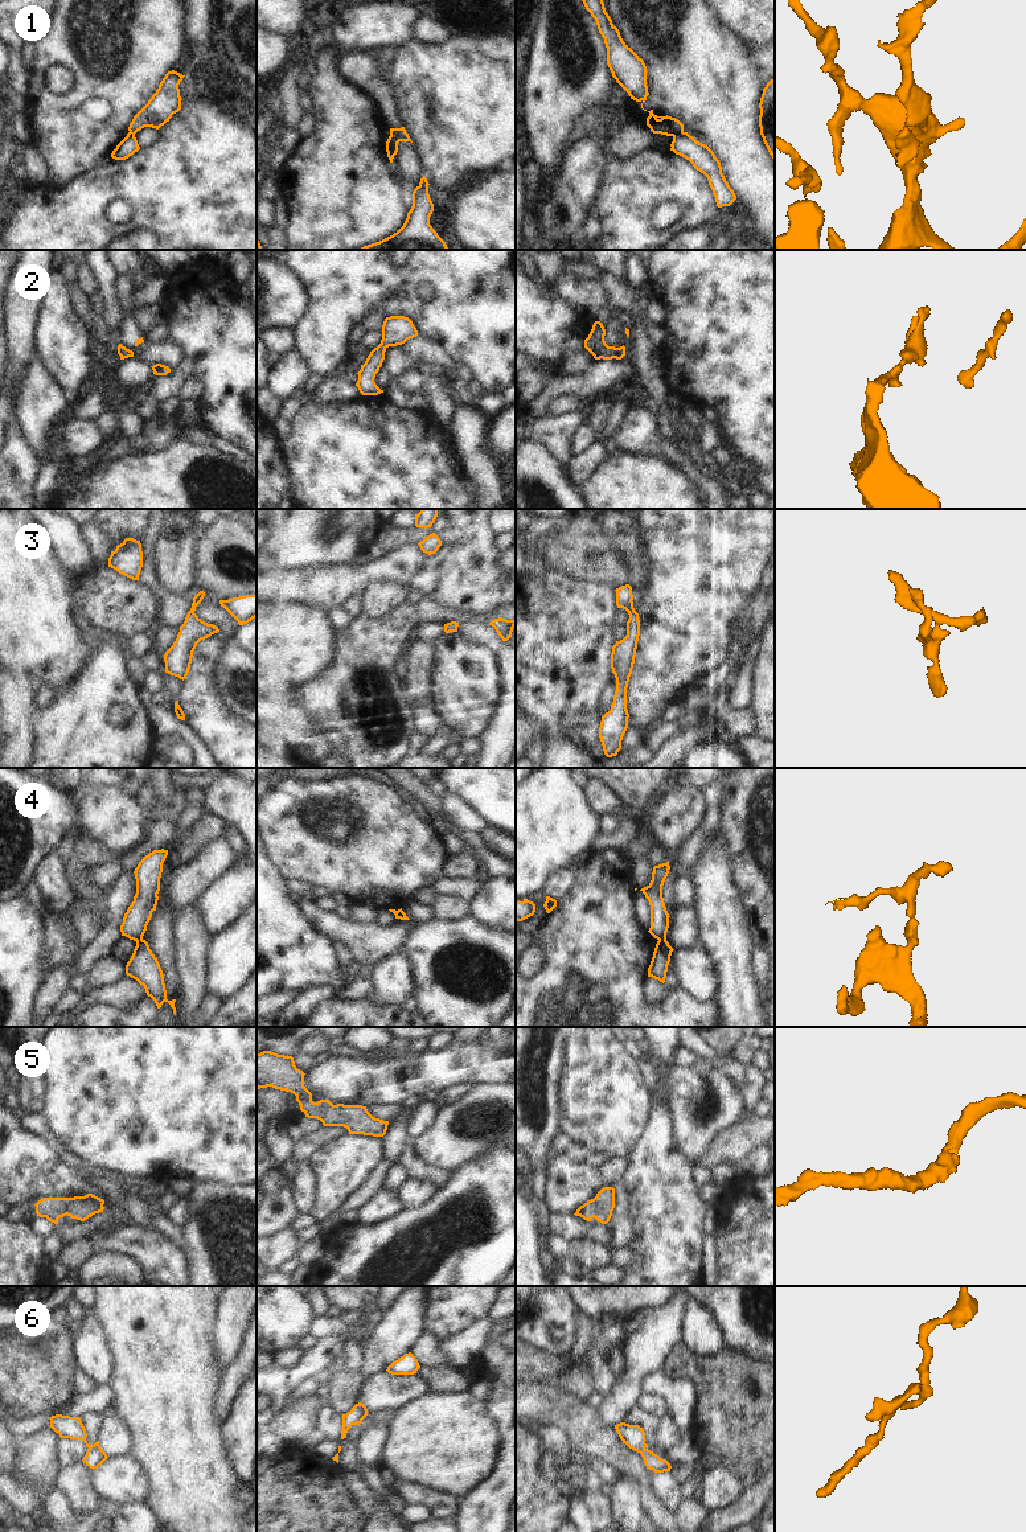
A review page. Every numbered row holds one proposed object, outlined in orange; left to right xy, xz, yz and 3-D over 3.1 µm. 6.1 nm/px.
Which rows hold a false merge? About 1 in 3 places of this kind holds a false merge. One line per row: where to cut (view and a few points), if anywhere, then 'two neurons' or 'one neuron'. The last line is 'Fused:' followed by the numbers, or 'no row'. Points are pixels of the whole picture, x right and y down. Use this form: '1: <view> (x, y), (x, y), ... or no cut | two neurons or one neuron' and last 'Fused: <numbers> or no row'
1: yz (684, 132), (677, 132), (673, 136) | two neurons
2: no cut | one neuron
3: no cut | one neuron
4: yz (659, 939), (665, 940) | two neurons
5: no cut | one neuron
6: no cut | one neuron
Fused: 1, 4

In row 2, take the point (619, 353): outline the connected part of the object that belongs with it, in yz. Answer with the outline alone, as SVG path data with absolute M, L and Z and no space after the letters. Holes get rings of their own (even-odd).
M595 321L588 337L584 340L584 348L595 360L621 360L625 356L625 346L608 346L604 341L606 329L600 321Z

